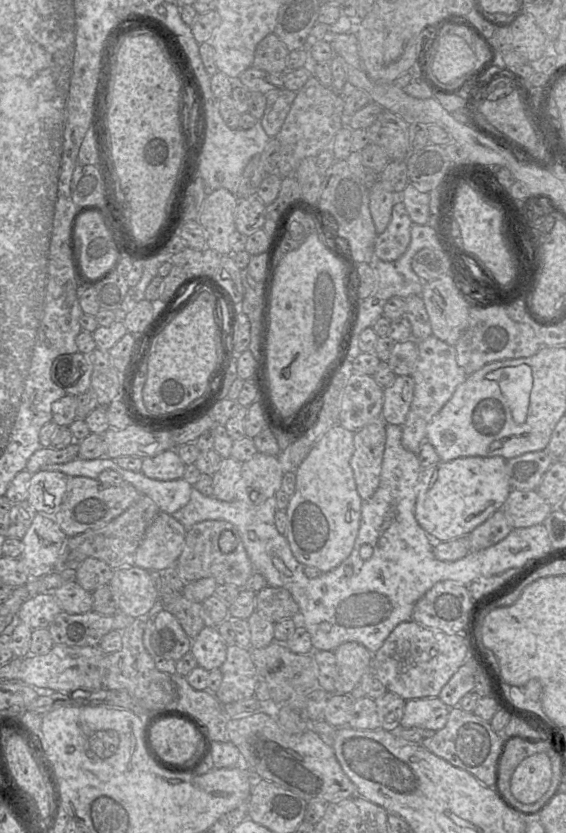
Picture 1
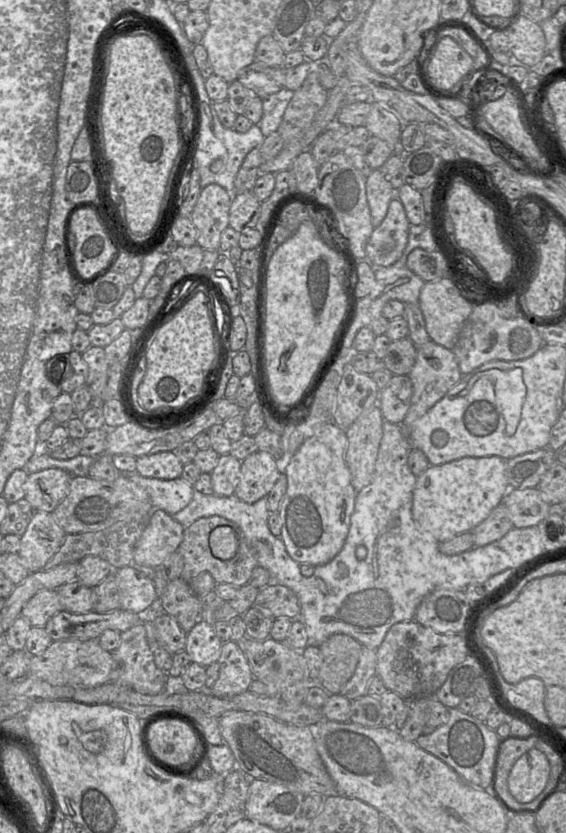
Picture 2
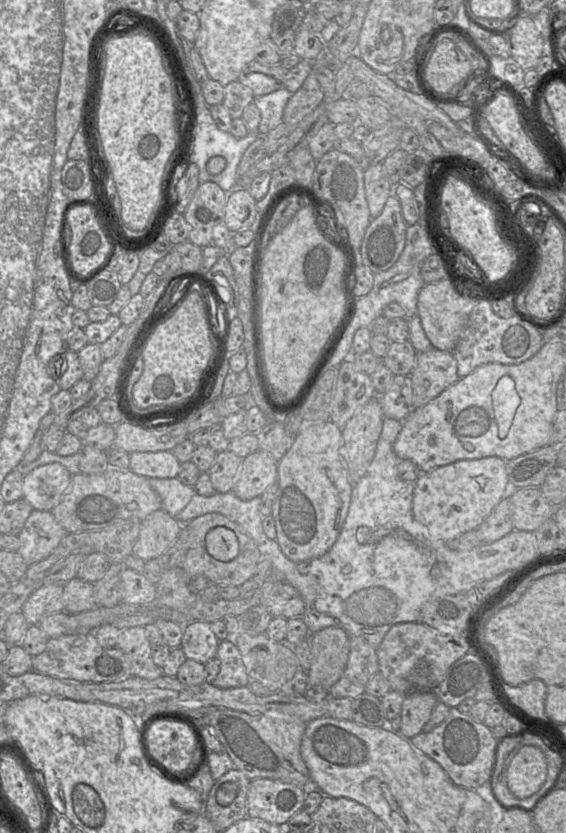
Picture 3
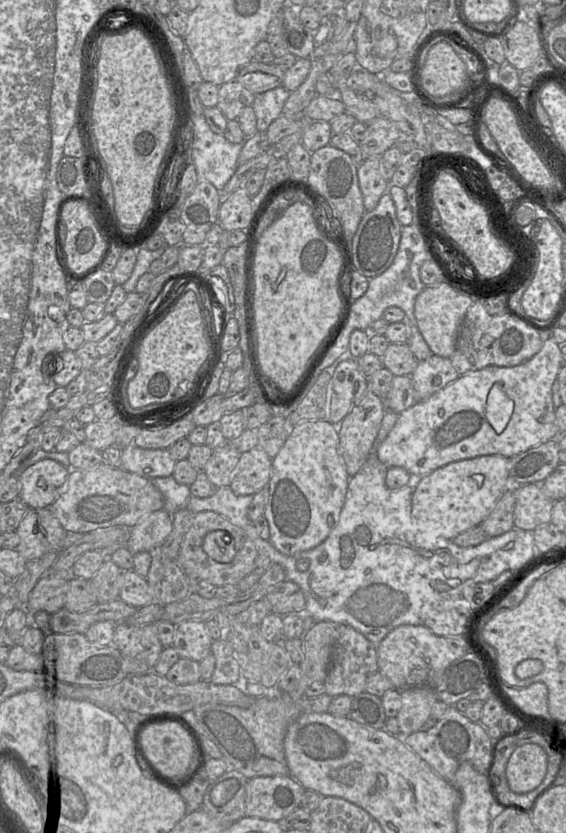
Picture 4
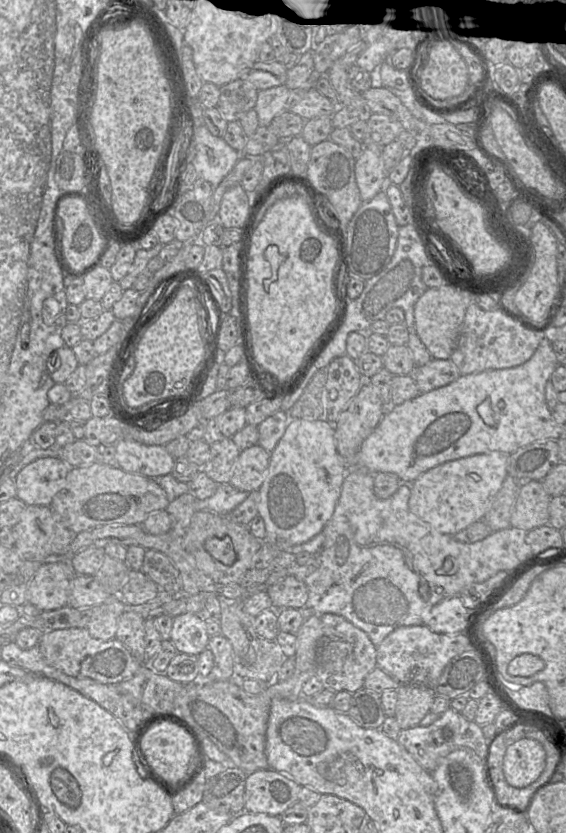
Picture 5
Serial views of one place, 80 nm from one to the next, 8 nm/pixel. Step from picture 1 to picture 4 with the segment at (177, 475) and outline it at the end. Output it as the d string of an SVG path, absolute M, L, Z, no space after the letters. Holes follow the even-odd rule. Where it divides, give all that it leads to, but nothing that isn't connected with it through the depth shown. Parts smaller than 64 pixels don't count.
M121 448L121 467L139 476L154 479L172 476L176 461L168 449Z

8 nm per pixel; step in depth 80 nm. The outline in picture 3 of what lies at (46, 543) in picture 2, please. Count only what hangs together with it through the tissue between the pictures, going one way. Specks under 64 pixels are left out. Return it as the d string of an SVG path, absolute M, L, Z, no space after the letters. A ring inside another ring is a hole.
M32 510L21 532L17 551L27 565L47 558L59 545L66 532L51 511Z

